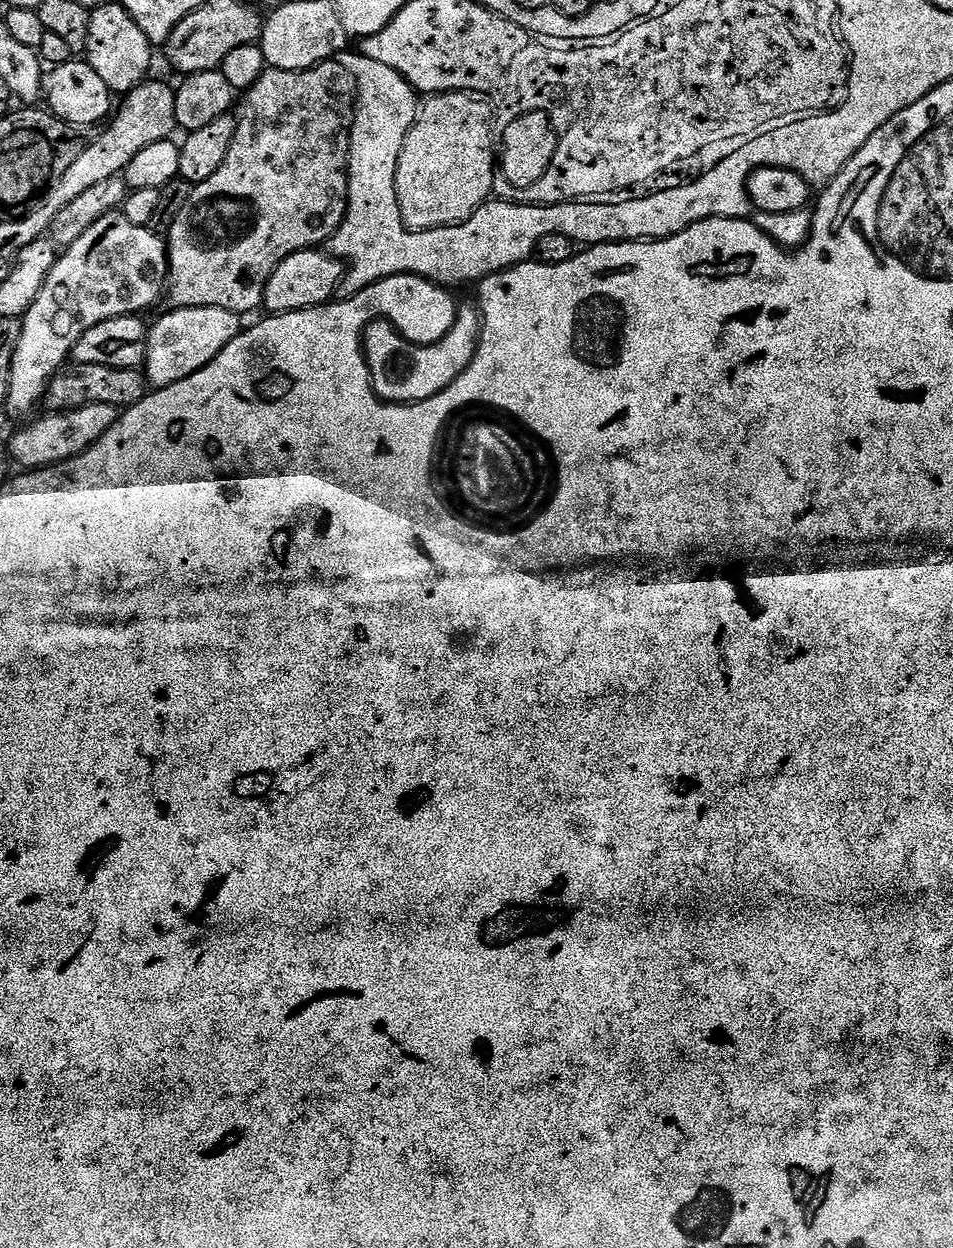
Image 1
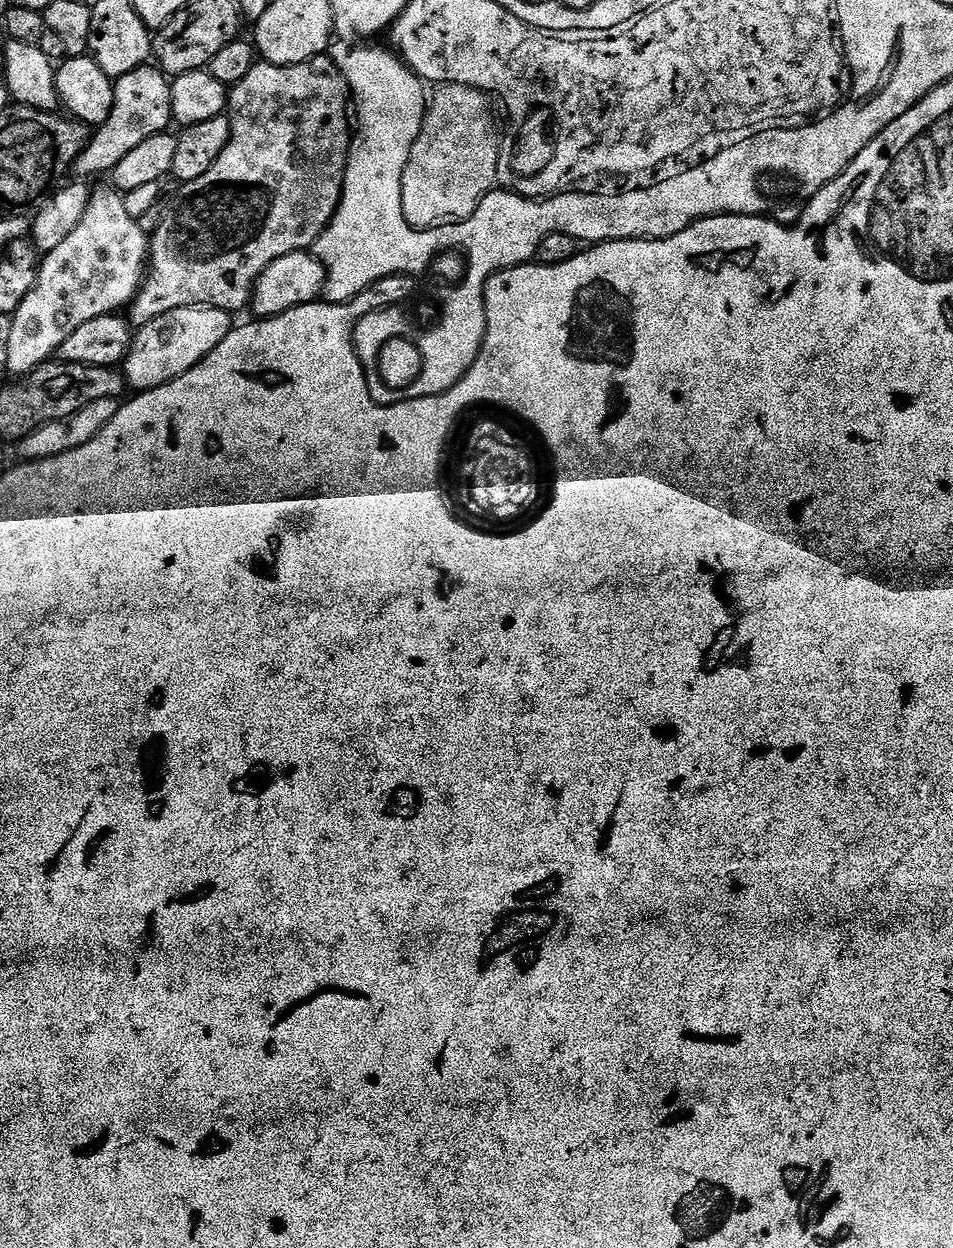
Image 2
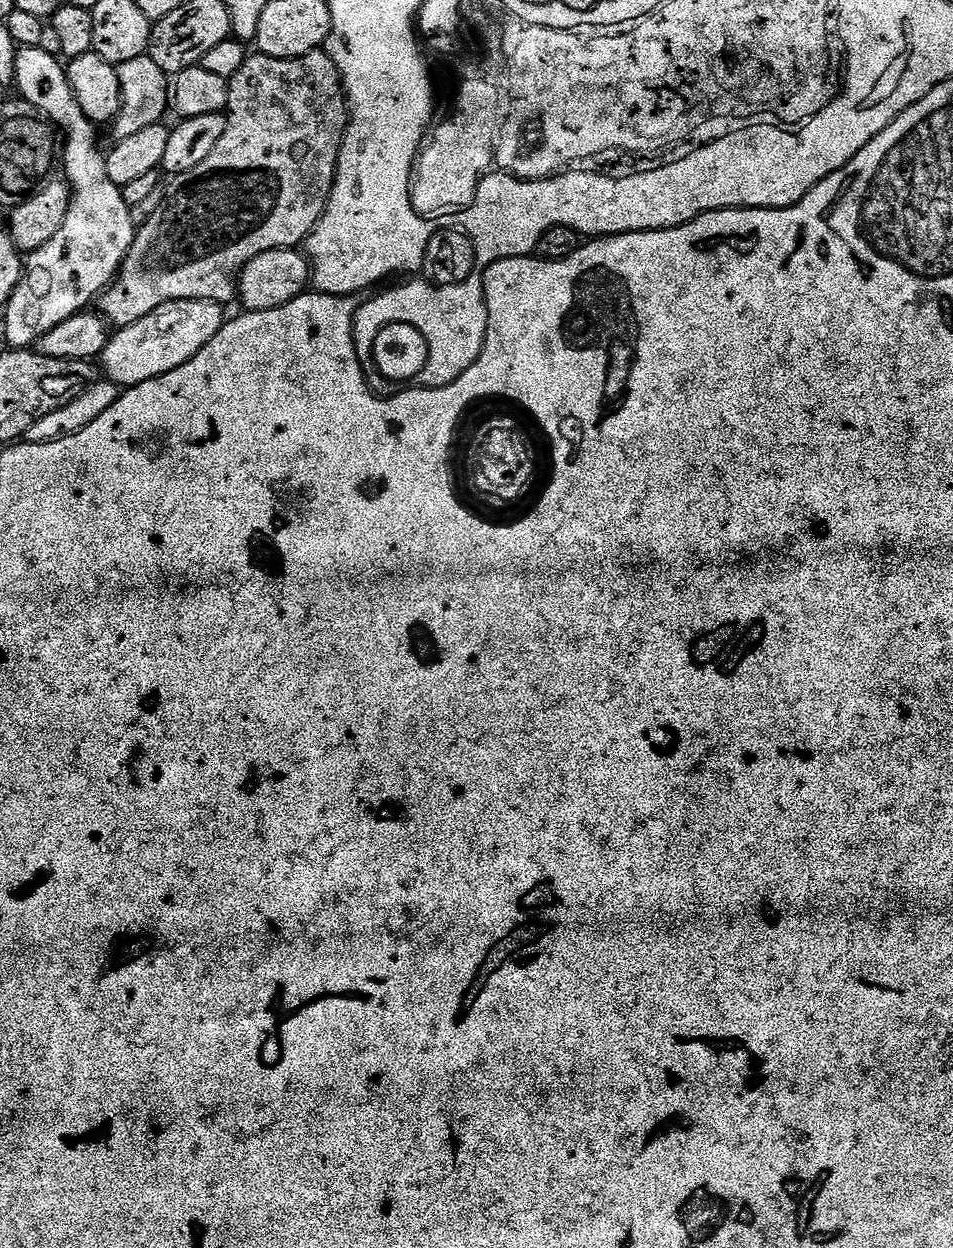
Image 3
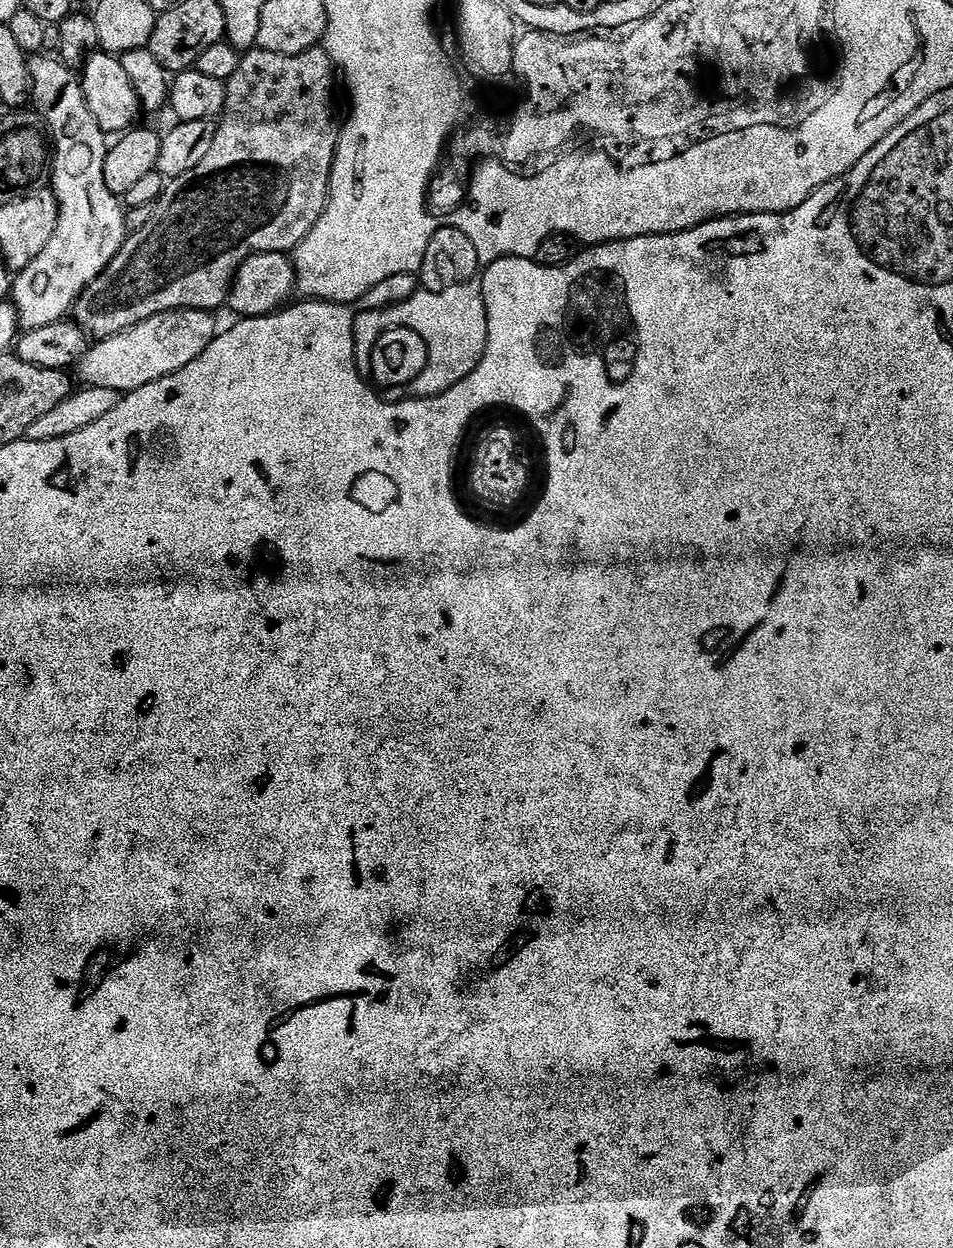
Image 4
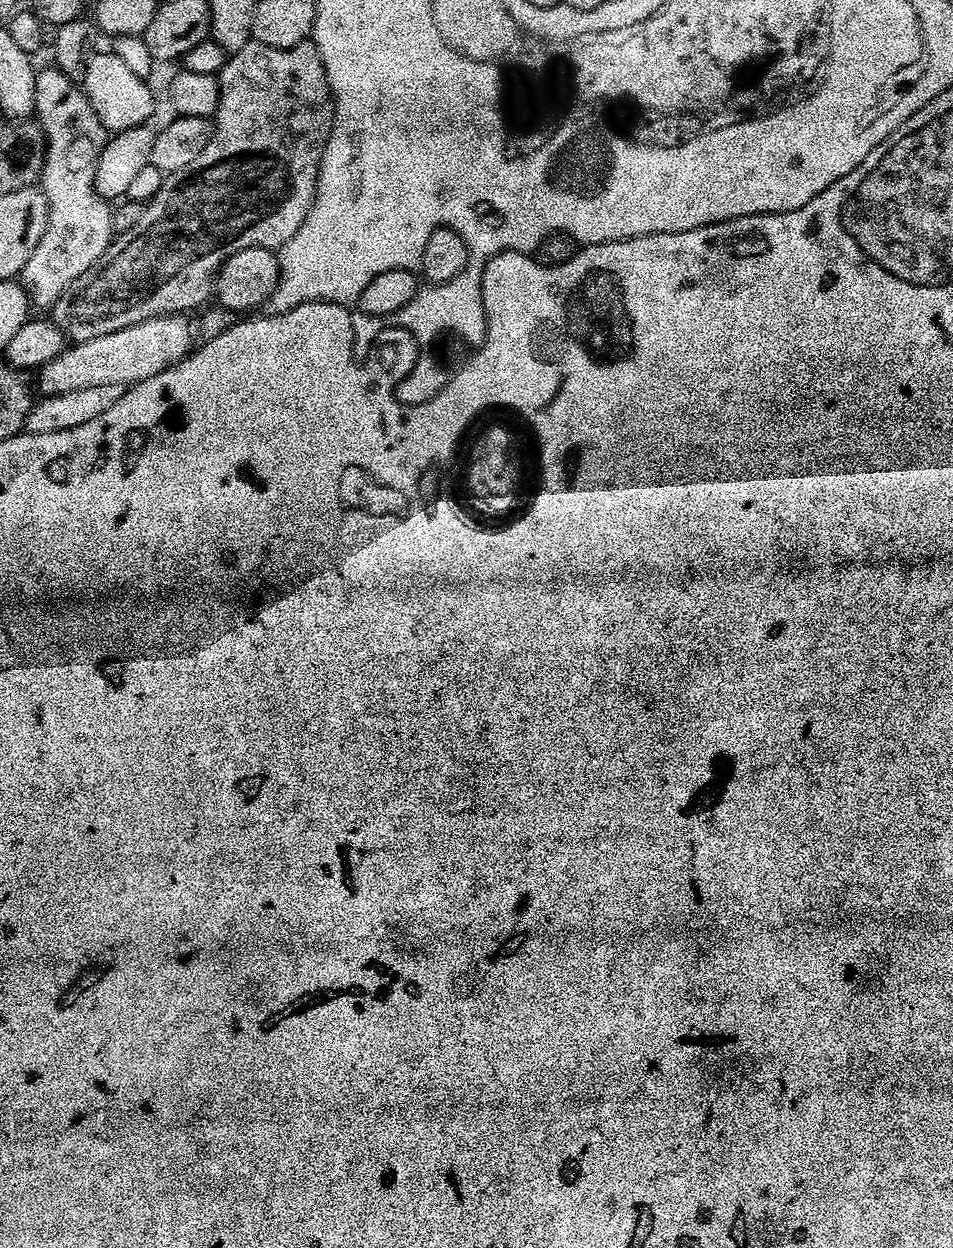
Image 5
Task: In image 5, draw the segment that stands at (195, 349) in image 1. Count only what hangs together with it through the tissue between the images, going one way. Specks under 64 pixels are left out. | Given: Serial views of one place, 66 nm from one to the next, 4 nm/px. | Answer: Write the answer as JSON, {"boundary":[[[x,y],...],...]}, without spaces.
{"boundary":[[[177,314],[174,316],[160,316],[156,320],[147,320],[142,322],[138,326],[130,326],[126,330],[118,330],[118,334],[106,334],[106,338],[94,338],[90,342],[82,342],[81,344],[72,344],[65,347],[64,352],[54,362],[50,362],[46,367],[39,369],[38,376],[40,376],[40,388],[38,384],[38,392],[41,397],[49,398],[51,396],[61,396],[62,394],[74,394],[75,392],[81,392],[82,390],[90,390],[94,386],[131,386],[134,384],[141,384],[146,382],[150,378],[154,378],[158,374],[165,372],[167,368],[175,368],[181,360],[186,359],[190,354],[190,347],[188,343],[192,340],[192,332],[194,336],[194,324],[192,324],[187,315]]]}

